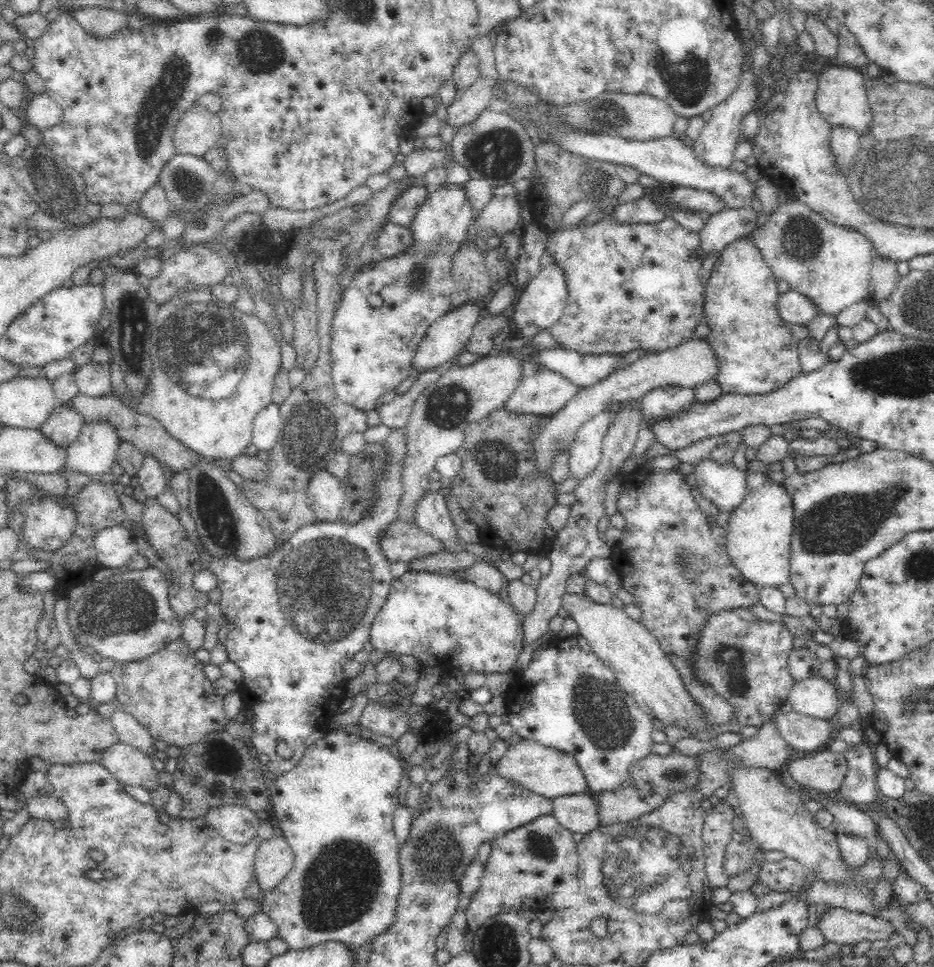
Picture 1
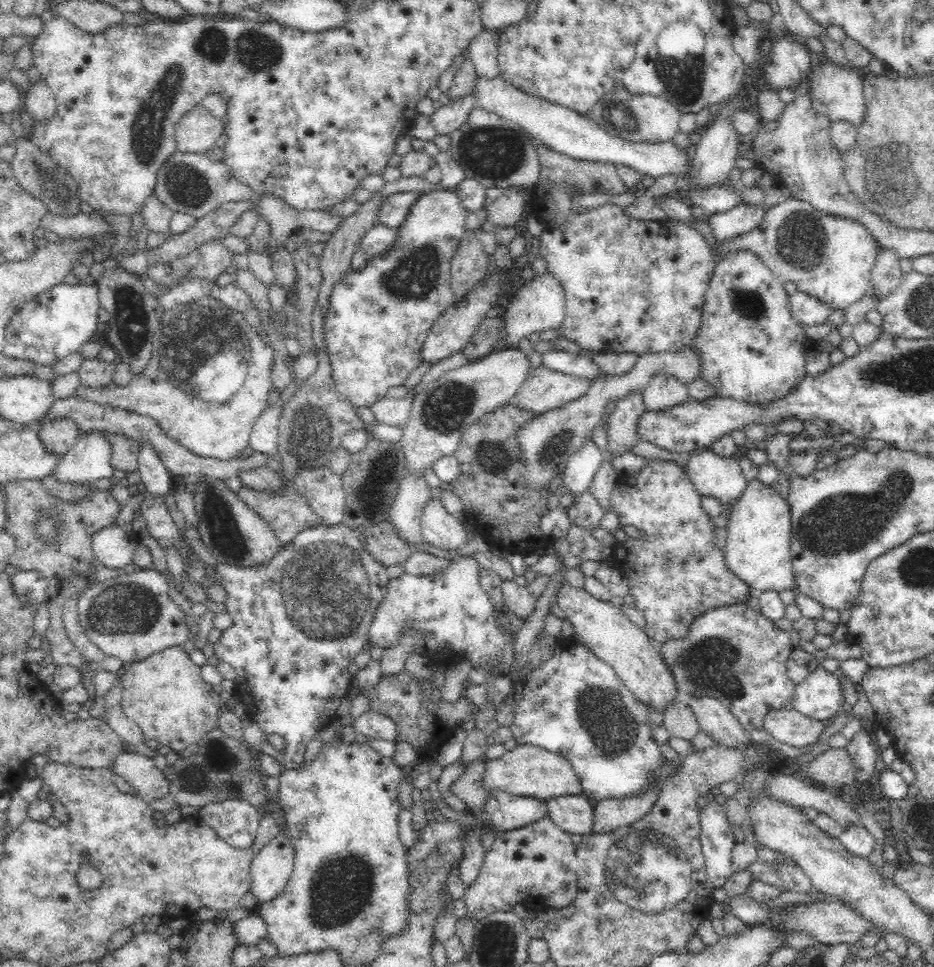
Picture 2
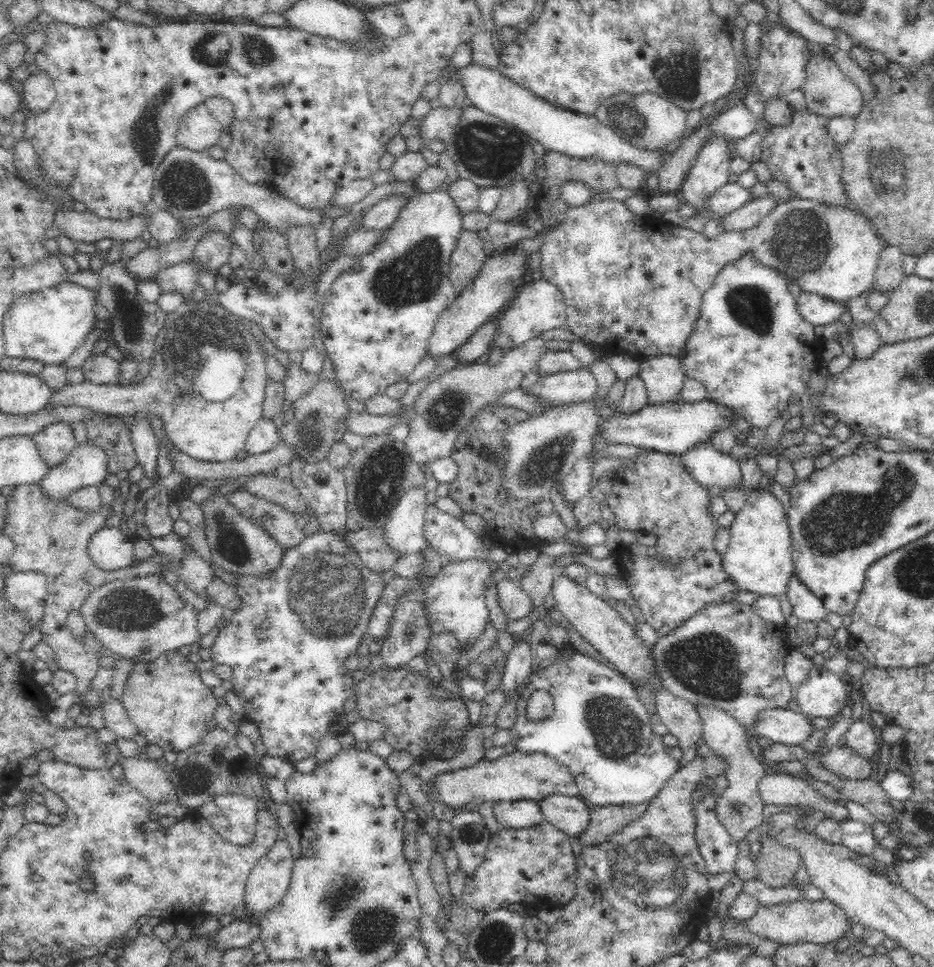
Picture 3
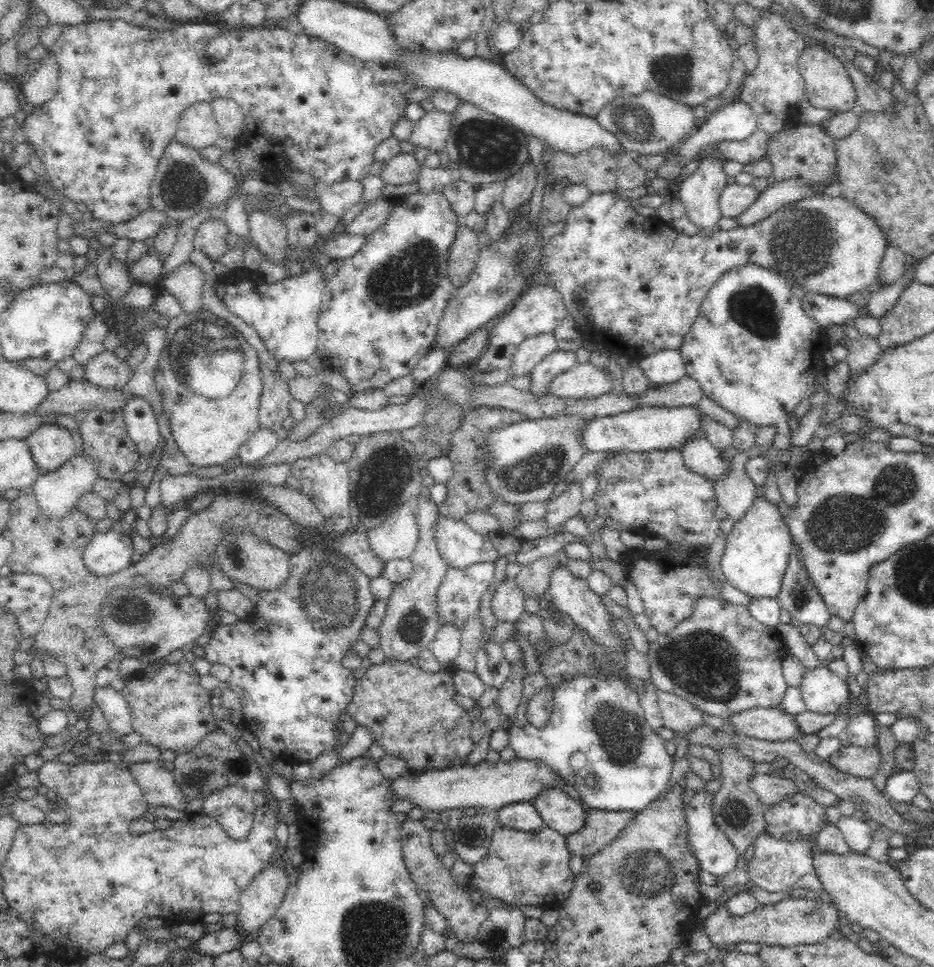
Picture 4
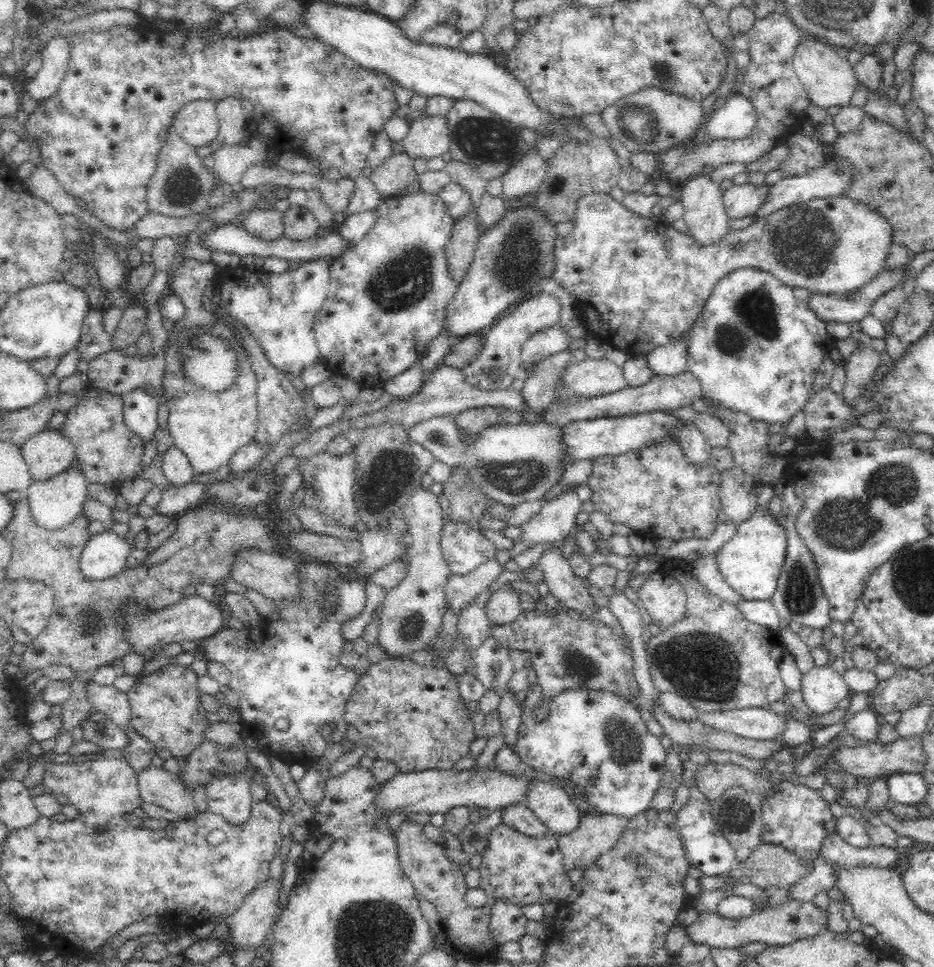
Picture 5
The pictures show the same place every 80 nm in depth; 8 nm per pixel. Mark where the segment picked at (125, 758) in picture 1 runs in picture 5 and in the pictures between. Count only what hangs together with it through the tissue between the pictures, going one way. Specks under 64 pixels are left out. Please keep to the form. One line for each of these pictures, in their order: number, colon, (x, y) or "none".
2: (139, 771)
3: (148, 778)
4: (157, 785)
5: (156, 785)

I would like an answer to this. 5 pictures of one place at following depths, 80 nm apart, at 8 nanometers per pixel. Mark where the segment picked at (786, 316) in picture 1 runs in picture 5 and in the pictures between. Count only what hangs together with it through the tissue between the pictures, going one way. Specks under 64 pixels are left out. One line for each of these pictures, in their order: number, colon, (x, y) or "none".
2: (807, 310)
3: (817, 310)
4: (826, 310)
5: (828, 308)

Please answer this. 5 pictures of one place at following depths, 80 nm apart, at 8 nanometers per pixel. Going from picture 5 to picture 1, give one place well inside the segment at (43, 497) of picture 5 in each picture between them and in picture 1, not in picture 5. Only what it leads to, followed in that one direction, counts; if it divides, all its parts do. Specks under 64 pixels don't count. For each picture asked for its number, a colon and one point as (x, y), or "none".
1: (93, 453)
2: (89, 459)
3: (86, 466)
4: (56, 493)

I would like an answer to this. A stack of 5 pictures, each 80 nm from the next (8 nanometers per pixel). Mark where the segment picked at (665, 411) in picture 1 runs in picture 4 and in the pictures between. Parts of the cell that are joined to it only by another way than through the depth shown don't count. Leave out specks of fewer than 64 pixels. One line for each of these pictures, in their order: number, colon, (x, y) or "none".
2: (662, 390)
3: (664, 376)
4: (664, 367)

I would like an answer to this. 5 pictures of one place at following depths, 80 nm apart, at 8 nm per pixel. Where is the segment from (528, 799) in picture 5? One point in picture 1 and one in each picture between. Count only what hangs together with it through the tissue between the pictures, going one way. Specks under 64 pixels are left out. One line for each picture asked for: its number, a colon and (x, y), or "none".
1: (577, 813)
2: (574, 814)
3: (570, 815)
4: (560, 812)

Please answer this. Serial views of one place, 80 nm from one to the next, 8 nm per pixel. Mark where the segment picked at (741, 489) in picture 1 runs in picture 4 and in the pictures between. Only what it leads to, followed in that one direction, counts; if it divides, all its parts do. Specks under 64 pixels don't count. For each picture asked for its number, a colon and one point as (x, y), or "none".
2: (713, 475)
3: (713, 469)
4: (700, 456)

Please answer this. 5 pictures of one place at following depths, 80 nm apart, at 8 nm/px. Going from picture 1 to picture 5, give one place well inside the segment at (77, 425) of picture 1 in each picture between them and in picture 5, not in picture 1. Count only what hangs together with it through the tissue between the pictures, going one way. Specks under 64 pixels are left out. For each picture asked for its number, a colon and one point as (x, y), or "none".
2: (58, 436)
3: (54, 442)
4: (50, 445)
5: (48, 453)

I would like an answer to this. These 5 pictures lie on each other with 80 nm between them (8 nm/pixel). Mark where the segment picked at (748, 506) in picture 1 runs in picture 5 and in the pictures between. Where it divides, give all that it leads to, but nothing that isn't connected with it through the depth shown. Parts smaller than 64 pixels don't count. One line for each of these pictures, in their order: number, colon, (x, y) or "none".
2: (758, 551)
3: (758, 559)
4: (756, 553)
5: (751, 562)

